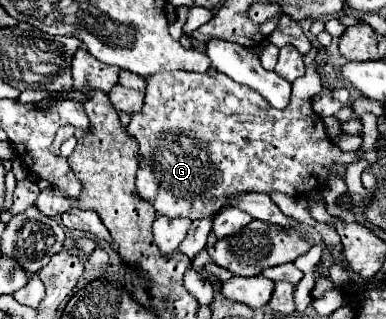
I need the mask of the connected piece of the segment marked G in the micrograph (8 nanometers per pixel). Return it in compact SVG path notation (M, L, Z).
M312 45L310 52L303 56L303 60L306 67L306 73L304 77L298 78L292 83L292 96L290 104L284 108L284 110L276 110L272 106L268 106L268 102L252 88L244 86L244 84L238 84L234 82L232 78L228 78L226 74L218 72L216 68L210 68L208 72L202 72L202 74L196 74L196 72L160 72L160 74L154 74L154 76L148 76L146 78L146 98L144 98L144 108L132 116L126 132L130 132L130 136L138 142L138 156L142 156L142 168L136 176L136 192L138 196L142 196L144 200L148 200L158 214L164 214L164 216L170 216L170 218L190 218L190 220L198 220L198 218L206 218L206 216L212 216L216 214L218 210L226 208L226 200L230 200L232 196L236 194L242 194L242 192L284 192L288 196L294 196L294 190L298 194L306 194L314 188L322 190L326 188L328 180L332 176L342 176L344 178L344 172L348 168L348 164L352 162L358 162L362 158L362 150L356 150L356 152L342 152L330 138L328 134L324 132L324 126L322 126L322 118L312 110L310 106L309 98L312 95L316 95L321 90L320 75L316 66L314 66L314 56L318 50Z

